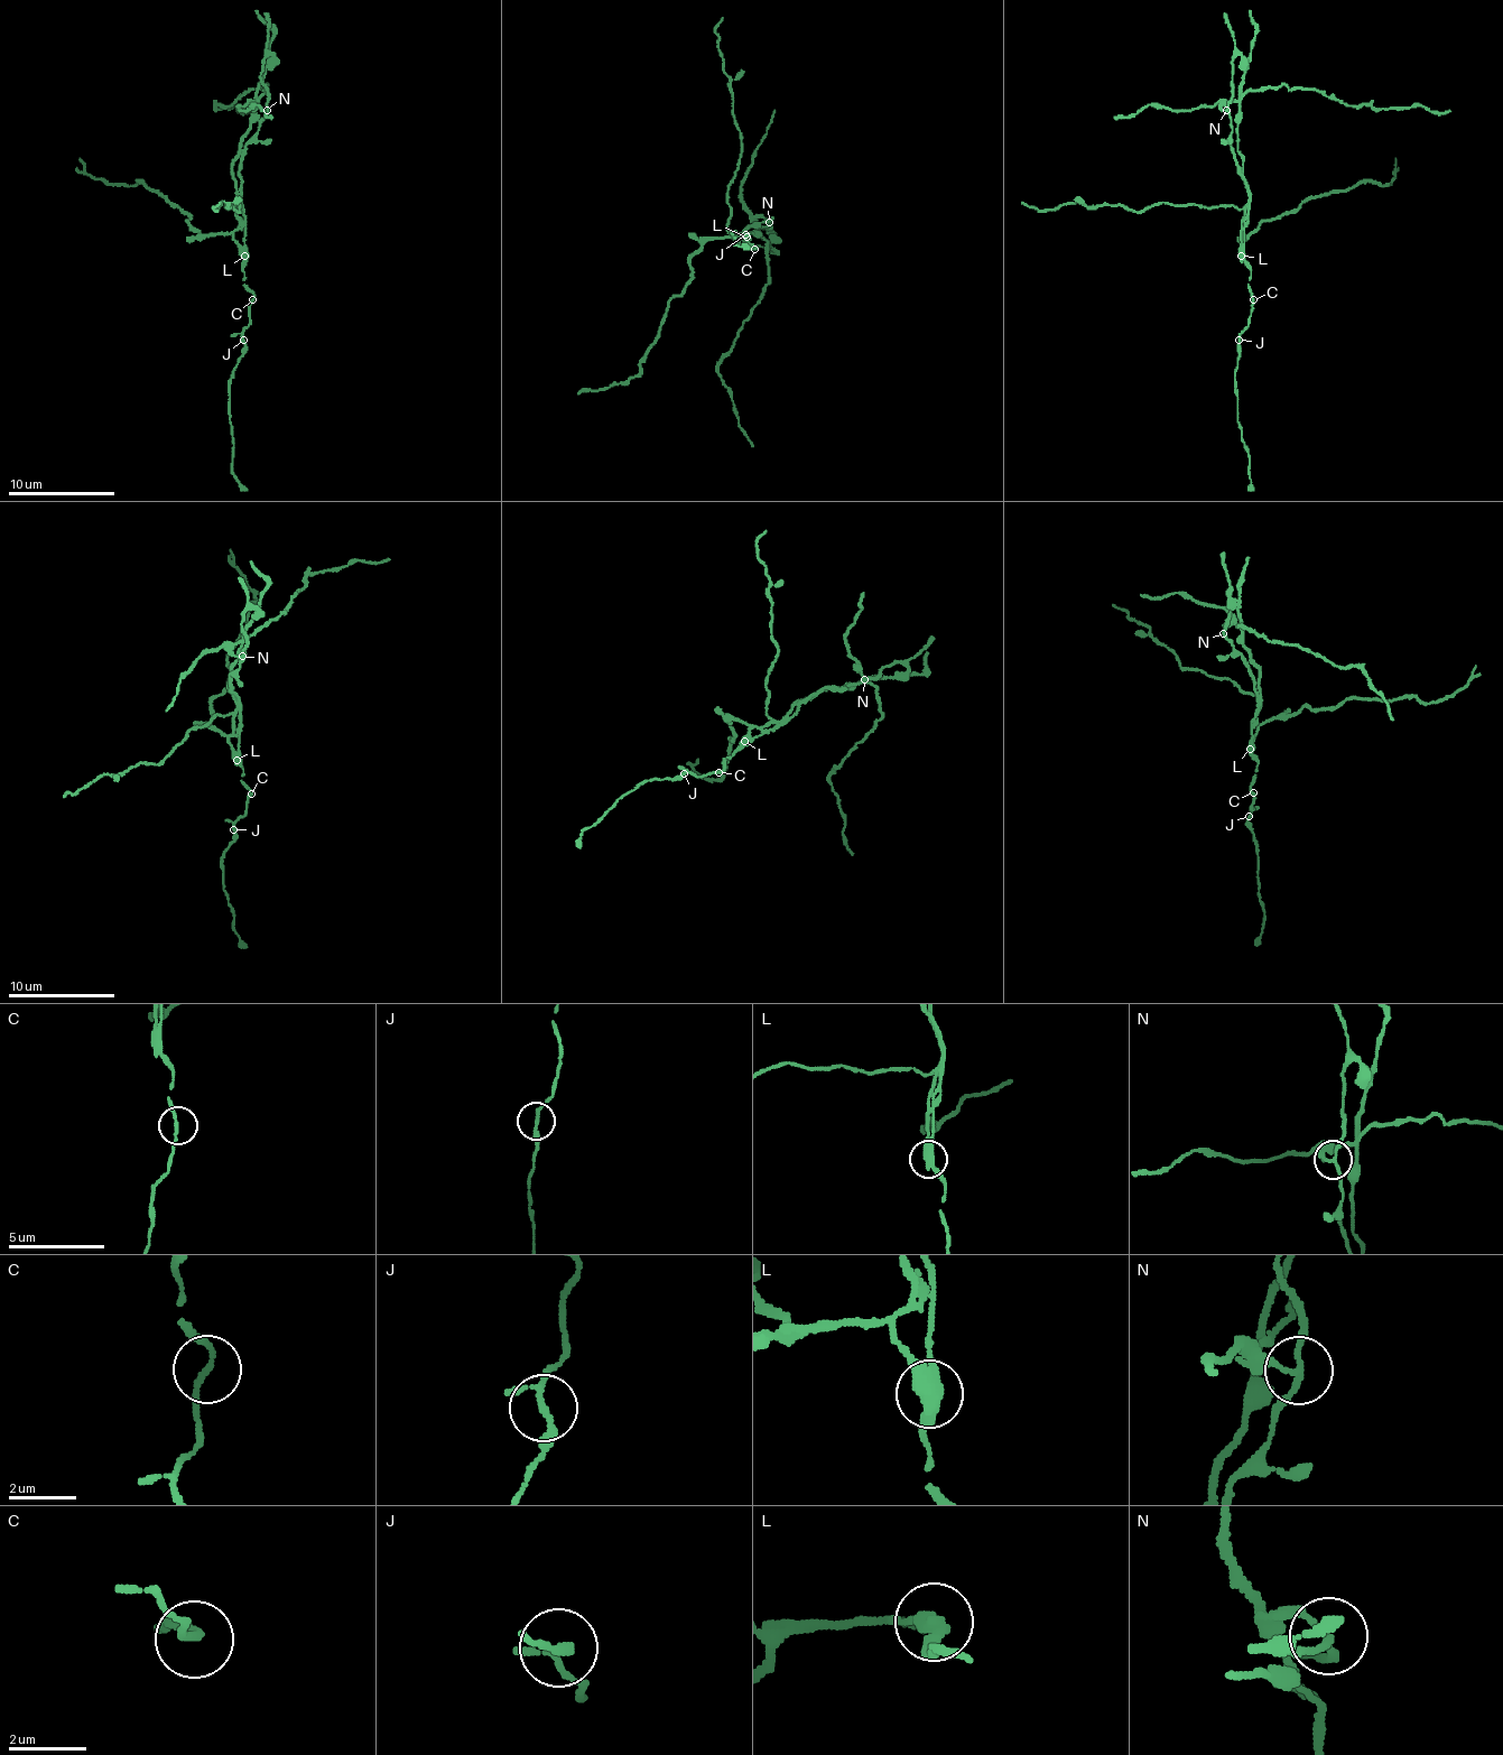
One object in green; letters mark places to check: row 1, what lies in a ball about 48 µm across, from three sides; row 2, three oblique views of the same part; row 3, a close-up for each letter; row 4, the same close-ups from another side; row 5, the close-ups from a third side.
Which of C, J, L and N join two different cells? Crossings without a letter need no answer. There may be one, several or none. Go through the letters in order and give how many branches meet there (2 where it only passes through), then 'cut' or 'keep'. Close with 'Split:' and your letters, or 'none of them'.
C: 2 branches meet; keep
J: 3 branches meet; keep
L: 3 branches meet; cut
N: 3 branches meet; cut
Split: L, N

